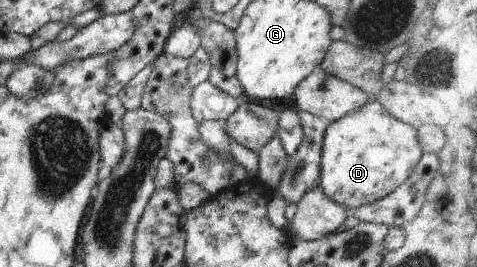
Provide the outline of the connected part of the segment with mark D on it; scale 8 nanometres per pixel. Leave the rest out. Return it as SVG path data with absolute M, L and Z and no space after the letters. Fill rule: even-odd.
M377 100L369 101L326 127L319 186L350 212L393 193L415 171L423 154L415 128L388 114Z

